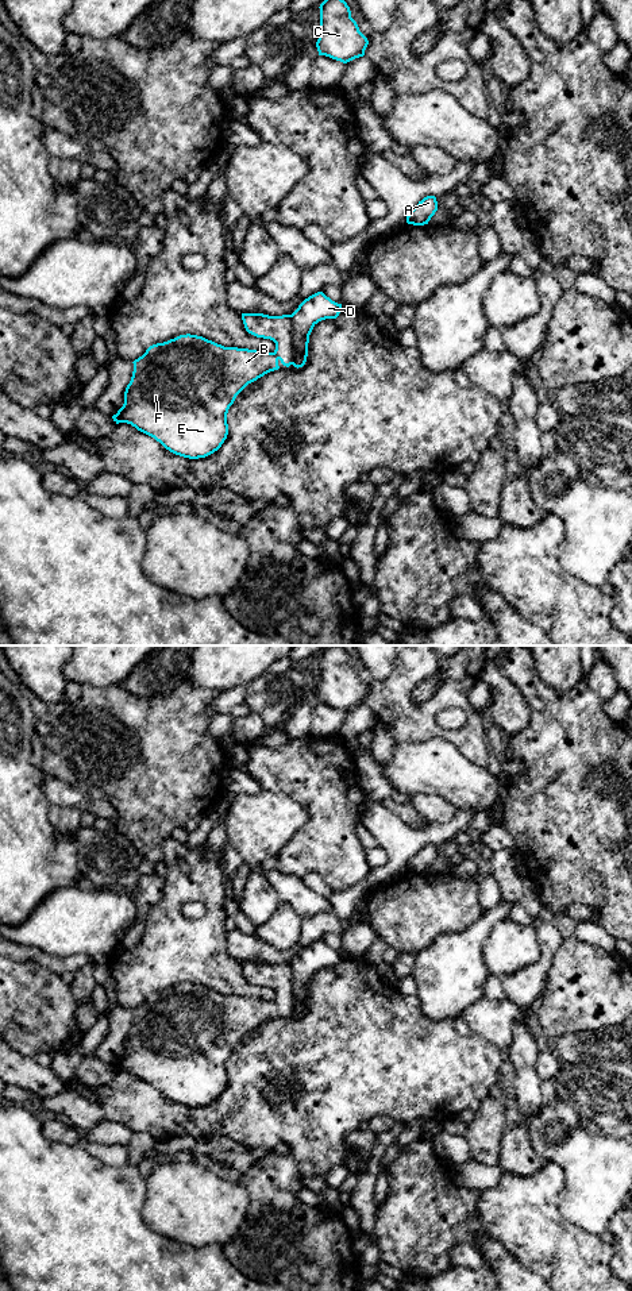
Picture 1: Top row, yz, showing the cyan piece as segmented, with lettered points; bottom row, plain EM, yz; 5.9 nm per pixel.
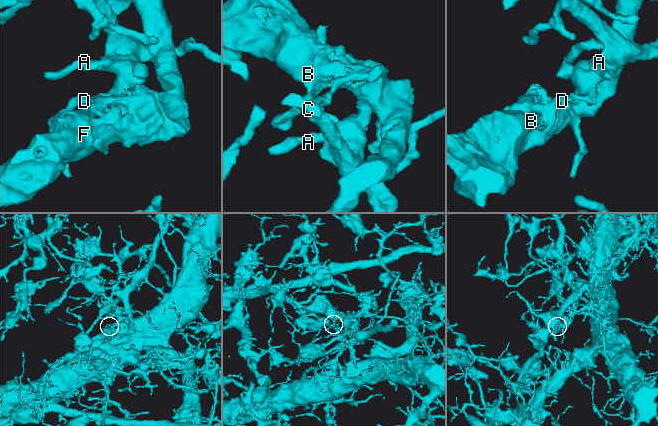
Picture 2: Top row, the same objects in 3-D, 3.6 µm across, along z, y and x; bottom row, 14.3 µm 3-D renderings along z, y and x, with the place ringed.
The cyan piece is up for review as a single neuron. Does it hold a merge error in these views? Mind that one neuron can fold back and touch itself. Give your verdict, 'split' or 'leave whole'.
split

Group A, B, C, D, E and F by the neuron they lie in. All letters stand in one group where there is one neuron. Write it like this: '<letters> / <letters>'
A C D / B E F

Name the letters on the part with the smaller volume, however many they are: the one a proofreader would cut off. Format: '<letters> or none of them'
B, E, F

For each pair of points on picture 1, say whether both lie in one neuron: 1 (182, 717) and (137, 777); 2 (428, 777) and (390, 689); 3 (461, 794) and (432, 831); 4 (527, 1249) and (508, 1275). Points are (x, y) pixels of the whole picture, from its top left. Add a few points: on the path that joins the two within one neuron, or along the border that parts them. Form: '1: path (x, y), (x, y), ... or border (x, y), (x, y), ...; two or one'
1: path (172, 732), (164, 740), (151, 762); one
2: border (444, 738), (430, 738), (422, 742), (396, 744); two
3: border (458, 808), (476, 810); two
4: border (496, 1239), (521, 1264), (542, 1276); two

